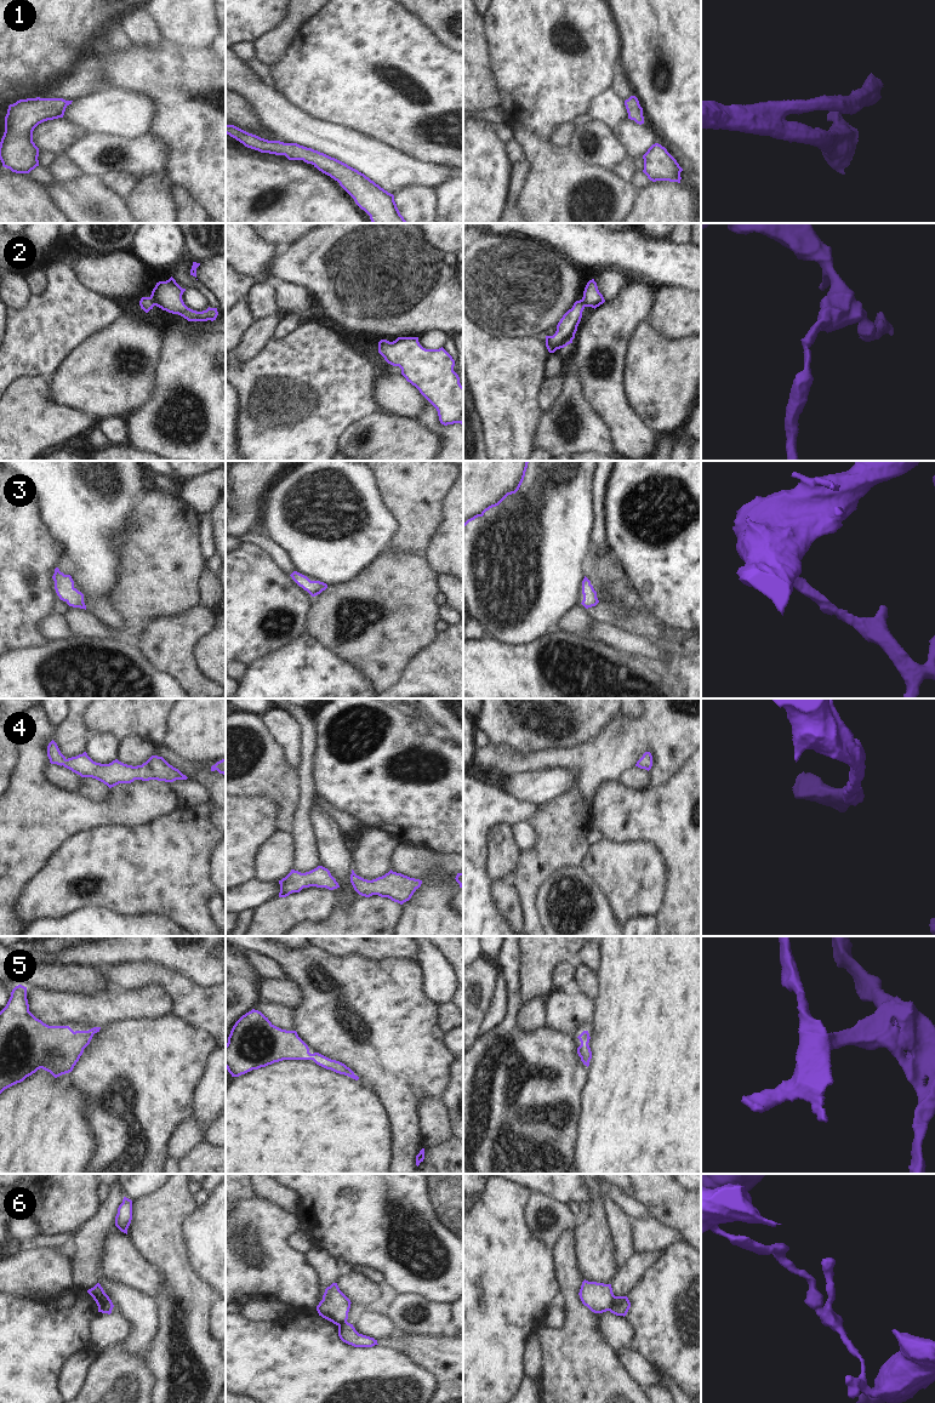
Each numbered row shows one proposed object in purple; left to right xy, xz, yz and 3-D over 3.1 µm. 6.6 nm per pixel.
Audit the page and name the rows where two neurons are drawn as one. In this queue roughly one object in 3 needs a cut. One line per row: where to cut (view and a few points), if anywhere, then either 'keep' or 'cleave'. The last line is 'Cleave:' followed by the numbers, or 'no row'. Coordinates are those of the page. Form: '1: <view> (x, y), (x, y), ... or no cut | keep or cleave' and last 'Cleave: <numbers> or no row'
1: no cut | keep
2: no cut | keep
3: no cut | keep
4: no cut | keep
5: no cut | keep
6: yz (615, 1296), (609, 1310) | cleave
Cleave: 6

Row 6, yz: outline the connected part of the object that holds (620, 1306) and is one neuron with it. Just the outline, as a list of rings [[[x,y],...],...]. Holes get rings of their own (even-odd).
[[[615,1296],[610,1312],[616,1316],[626,1316],[631,1307],[631,1302],[627,1296]]]

